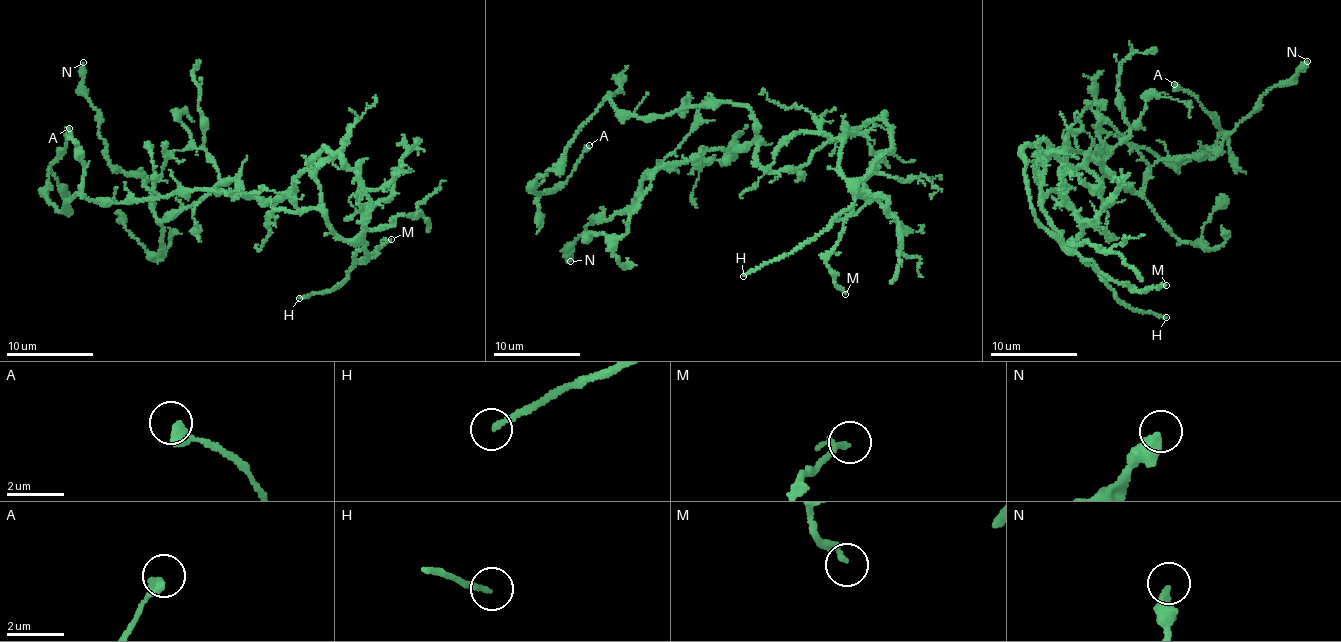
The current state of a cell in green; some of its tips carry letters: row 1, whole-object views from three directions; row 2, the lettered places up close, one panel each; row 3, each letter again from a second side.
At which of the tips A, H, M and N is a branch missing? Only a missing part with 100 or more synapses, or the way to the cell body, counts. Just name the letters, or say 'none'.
H

